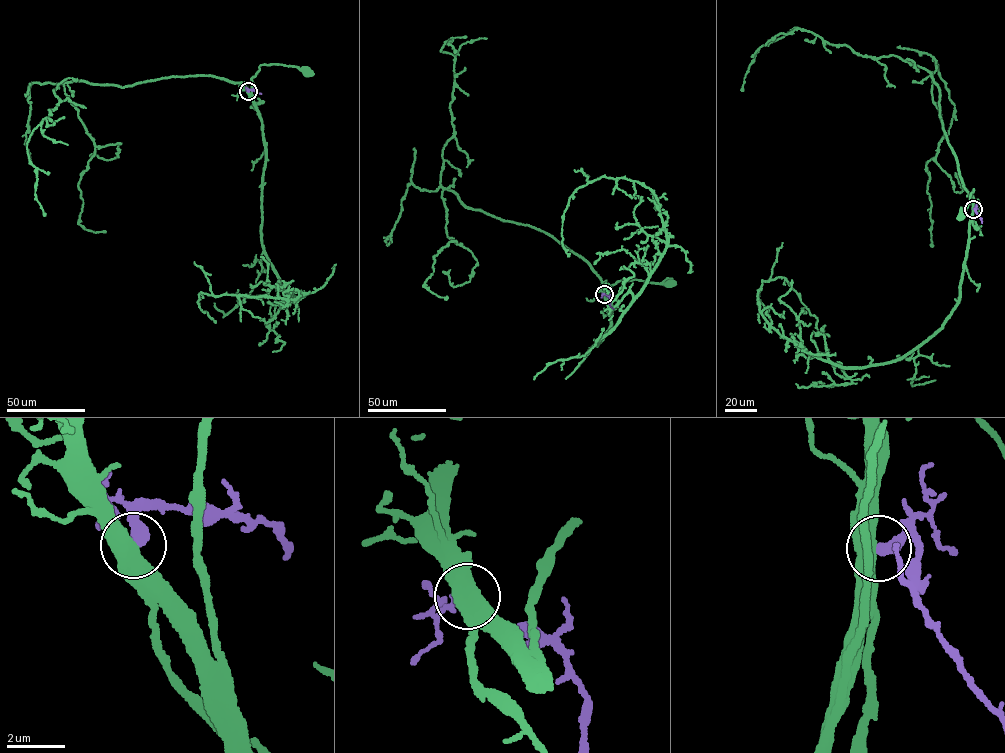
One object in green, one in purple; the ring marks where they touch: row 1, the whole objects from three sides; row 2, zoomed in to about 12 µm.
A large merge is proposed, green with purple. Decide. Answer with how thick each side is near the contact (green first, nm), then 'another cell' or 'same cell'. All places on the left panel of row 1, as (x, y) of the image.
calibres 600 and 460 nm; another cell

